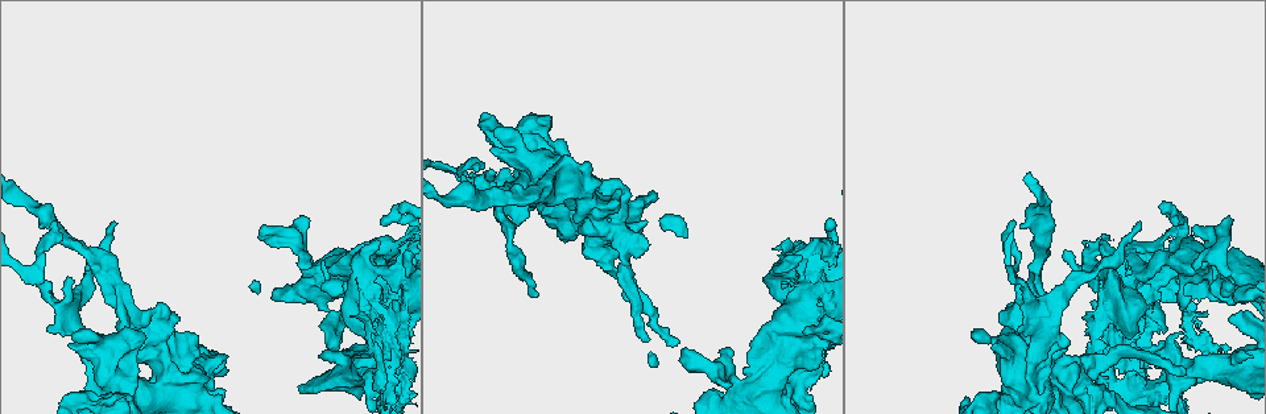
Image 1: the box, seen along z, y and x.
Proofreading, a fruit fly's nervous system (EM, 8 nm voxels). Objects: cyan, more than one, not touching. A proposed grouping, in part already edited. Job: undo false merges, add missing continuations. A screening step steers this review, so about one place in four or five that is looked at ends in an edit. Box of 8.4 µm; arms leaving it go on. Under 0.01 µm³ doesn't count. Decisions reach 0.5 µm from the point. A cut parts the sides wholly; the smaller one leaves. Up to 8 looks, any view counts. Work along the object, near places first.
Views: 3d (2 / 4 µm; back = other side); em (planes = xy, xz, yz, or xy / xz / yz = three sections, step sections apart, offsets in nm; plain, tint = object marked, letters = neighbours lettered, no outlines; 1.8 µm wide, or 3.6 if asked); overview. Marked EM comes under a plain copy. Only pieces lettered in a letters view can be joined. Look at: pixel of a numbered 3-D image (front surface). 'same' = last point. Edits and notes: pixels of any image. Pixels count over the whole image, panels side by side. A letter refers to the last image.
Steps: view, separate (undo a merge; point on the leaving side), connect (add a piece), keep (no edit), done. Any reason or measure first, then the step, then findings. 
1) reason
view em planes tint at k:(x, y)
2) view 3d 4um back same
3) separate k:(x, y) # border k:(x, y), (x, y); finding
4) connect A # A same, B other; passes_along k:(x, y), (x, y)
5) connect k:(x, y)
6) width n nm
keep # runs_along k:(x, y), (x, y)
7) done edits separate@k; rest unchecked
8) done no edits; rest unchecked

closes a loop
view em yz step 4 letters at 1:(619, 239)

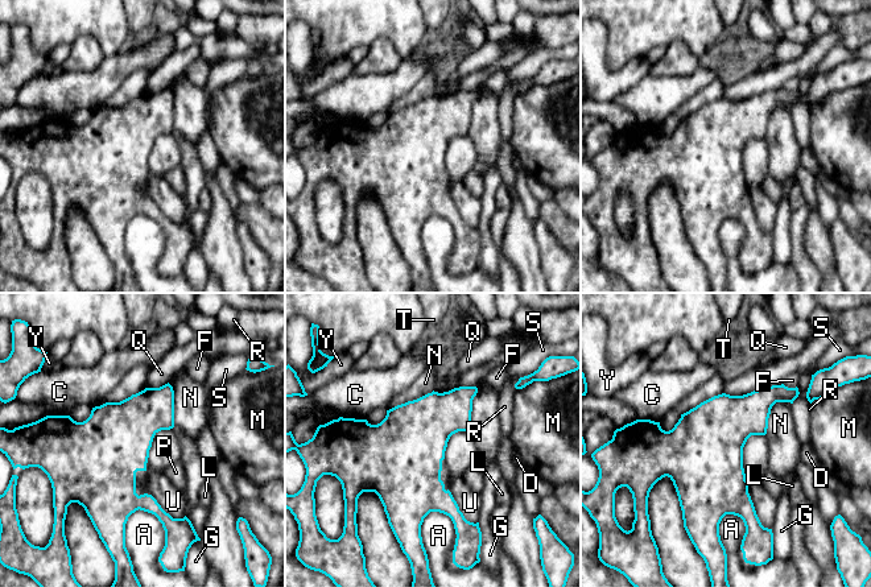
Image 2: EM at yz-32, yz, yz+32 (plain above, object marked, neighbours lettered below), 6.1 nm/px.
keep # A other, C other, D other, F other, G other, L other, M other, N other, P other, Q other, R other, S other, T other, U other, Y other; border 2:(747, 482), (747, 492), (763, 525); one neuron here

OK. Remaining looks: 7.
sharp bend
view em 3.6um planes letters at 1:(1032, 397)

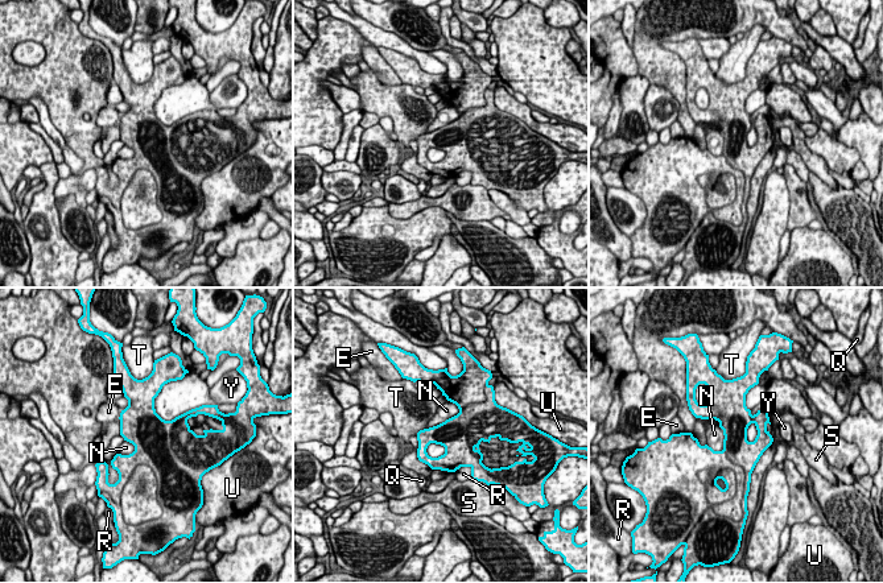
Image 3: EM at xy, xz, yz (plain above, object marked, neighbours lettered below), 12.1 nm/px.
keep # E other, N other, Q other, R other, S other, T other, U other, Y other; border 3:(458, 406), (456, 414), (426, 429); one neuron here

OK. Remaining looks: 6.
thin neck
view 3d 4um at 1:(737, 390)

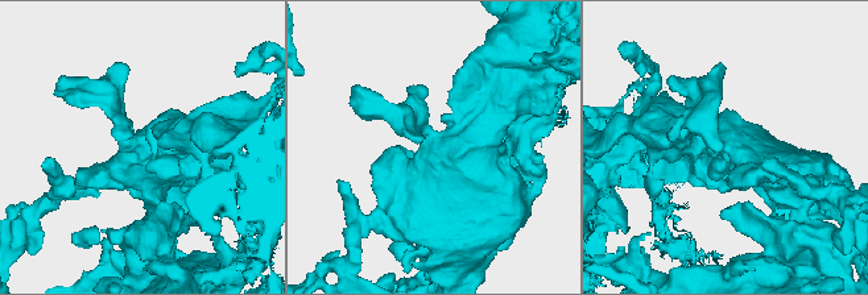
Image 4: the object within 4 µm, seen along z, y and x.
view em planes tint at 4:(729, 141)

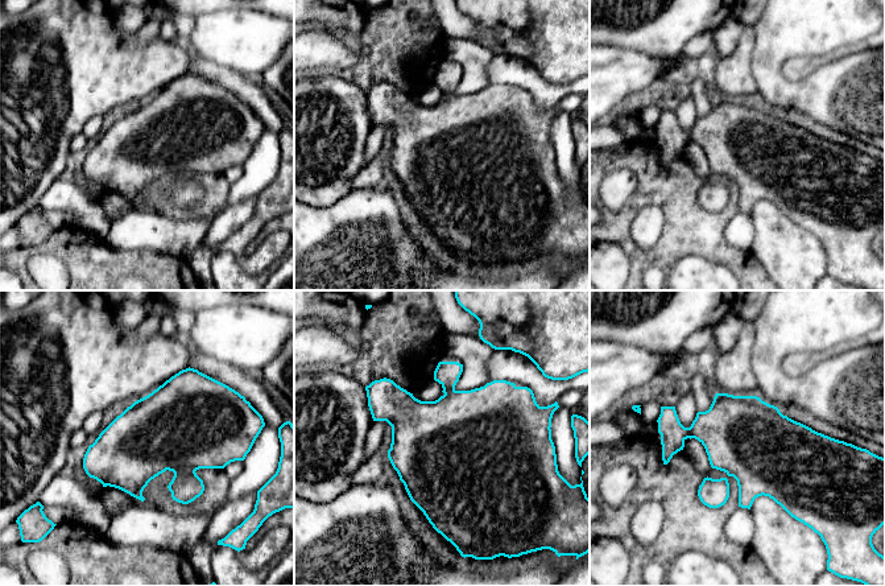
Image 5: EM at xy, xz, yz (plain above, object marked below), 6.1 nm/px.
what lies round it
view em planes letters same

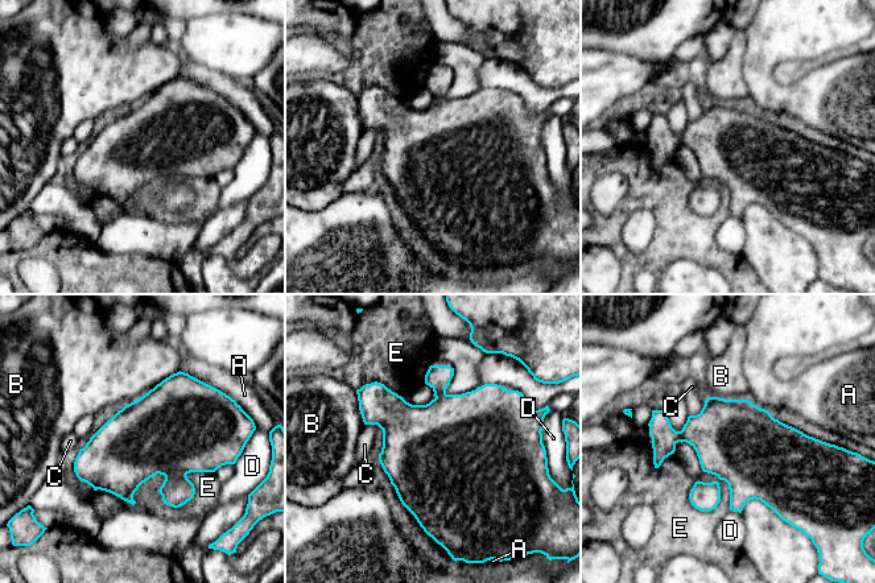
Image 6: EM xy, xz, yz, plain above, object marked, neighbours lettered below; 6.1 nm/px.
keep # A other, B other, C other, D other, E other; continuous, no second neuron

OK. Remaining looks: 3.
done no edits; rest unchecked

